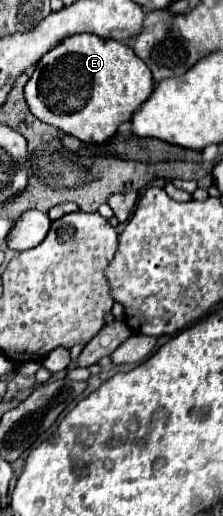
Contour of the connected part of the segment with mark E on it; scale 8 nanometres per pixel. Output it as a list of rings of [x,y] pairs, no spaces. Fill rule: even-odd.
[[[89,33],[71,35],[63,39],[59,45],[55,45],[55,49],[45,53],[35,65],[35,71],[25,85],[27,105],[39,121],[53,125],[59,131],[73,135],[85,143],[103,143],[109,137],[113,137],[117,127],[129,121],[131,115],[151,93],[153,93],[151,71],[145,67],[145,63],[135,55],[135,51],[129,45],[113,39],[95,37]]]

